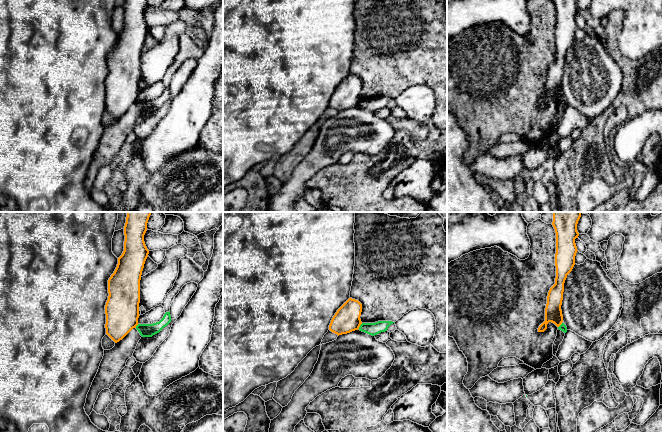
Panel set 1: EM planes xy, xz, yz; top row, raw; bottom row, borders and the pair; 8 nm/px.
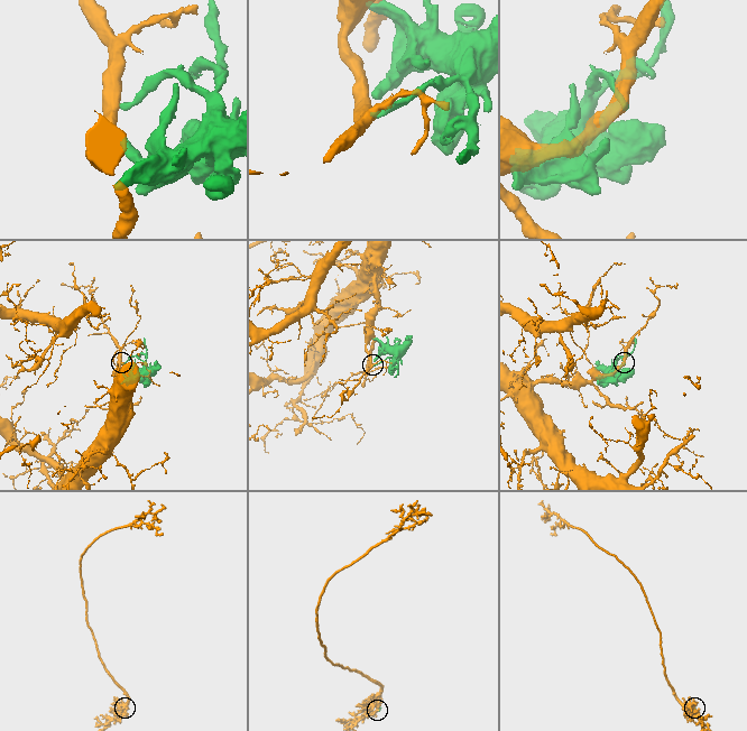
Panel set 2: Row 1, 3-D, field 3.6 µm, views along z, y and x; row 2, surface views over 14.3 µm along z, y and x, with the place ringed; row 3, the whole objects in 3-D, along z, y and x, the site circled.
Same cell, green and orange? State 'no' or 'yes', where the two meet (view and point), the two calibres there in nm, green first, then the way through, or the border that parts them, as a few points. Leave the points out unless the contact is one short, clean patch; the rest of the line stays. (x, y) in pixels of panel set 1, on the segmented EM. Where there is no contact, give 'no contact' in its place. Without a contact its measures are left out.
no; contact xz (360, 326); calibres 100 and 200 nm; border xz (362, 323), (358, 328)

